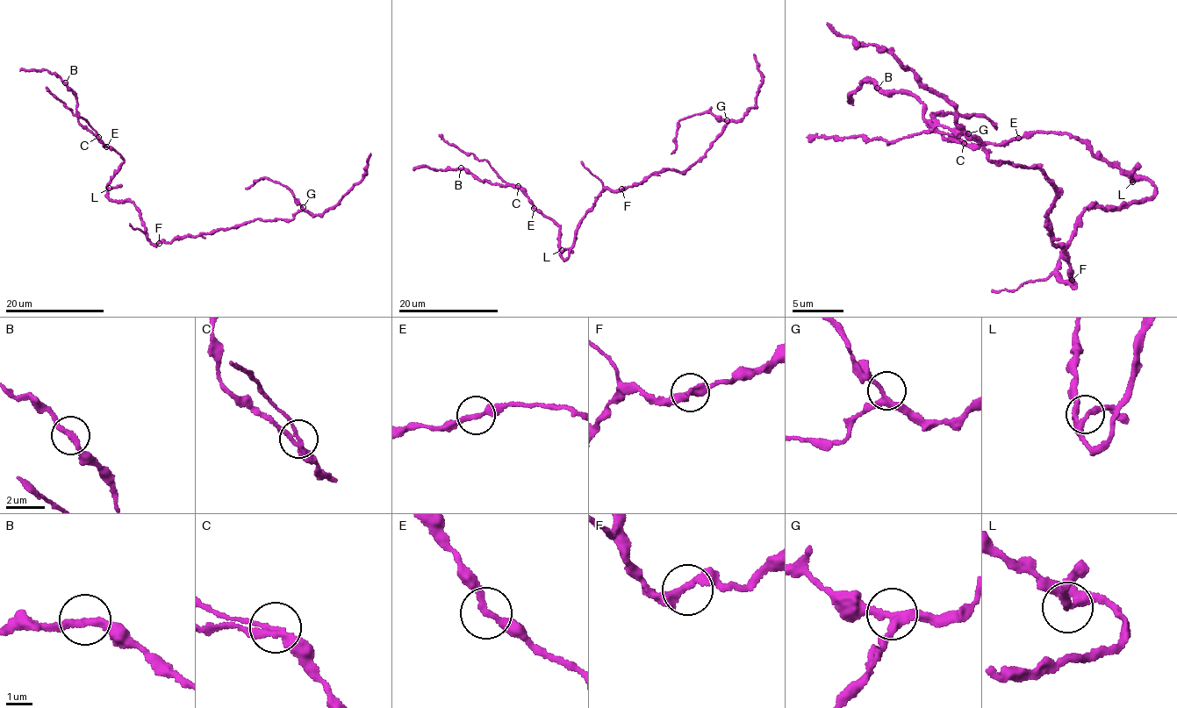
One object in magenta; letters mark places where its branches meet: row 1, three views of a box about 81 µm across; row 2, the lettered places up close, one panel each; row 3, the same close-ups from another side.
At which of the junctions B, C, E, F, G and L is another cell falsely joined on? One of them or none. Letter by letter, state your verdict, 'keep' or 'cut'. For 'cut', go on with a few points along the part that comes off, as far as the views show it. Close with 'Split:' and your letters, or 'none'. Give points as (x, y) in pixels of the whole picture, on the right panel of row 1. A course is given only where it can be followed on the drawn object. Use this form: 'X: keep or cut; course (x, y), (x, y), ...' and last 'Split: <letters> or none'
B: keep
C: cut; course (964, 143), (936, 132), (890, 142), (806, 137)
E: keep
F: keep
G: keep
L: keep
Split: C

